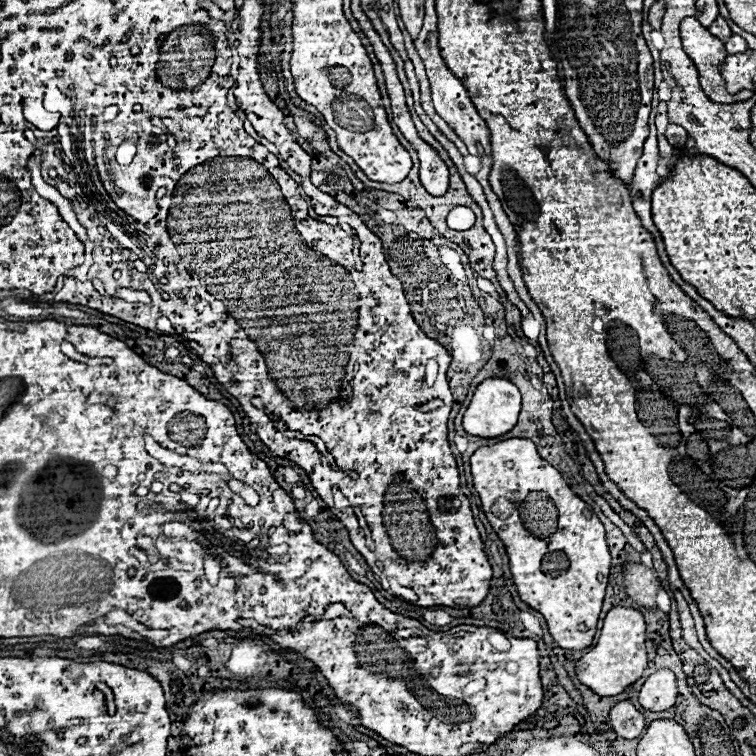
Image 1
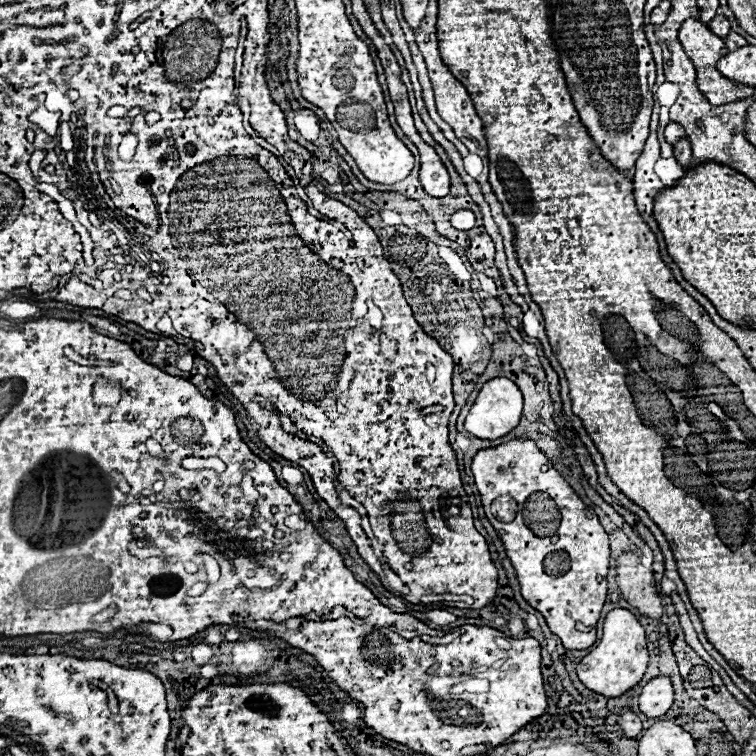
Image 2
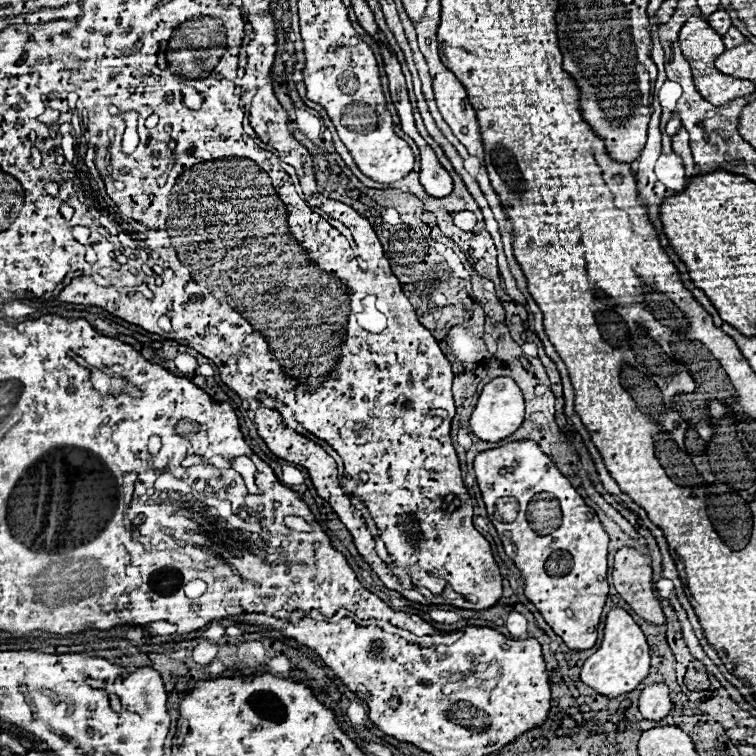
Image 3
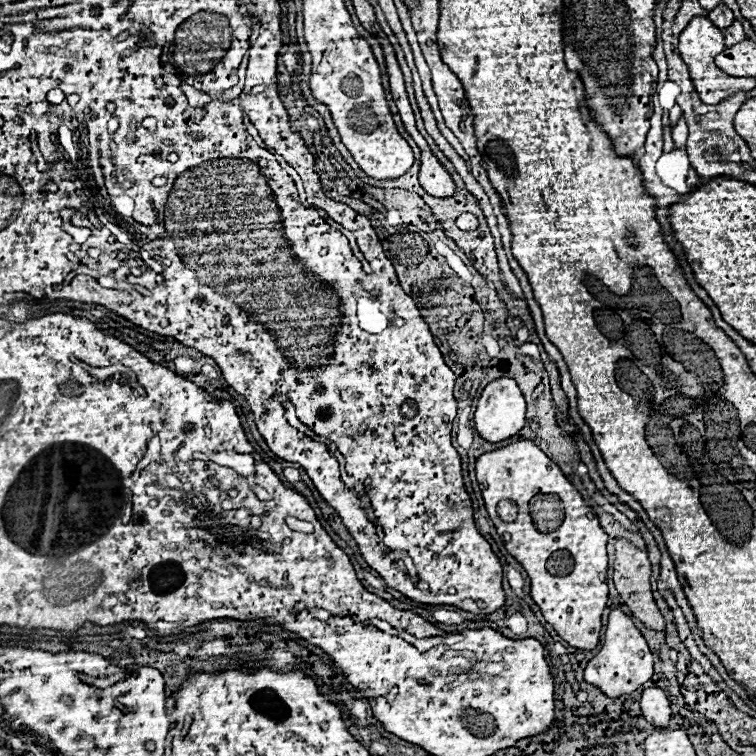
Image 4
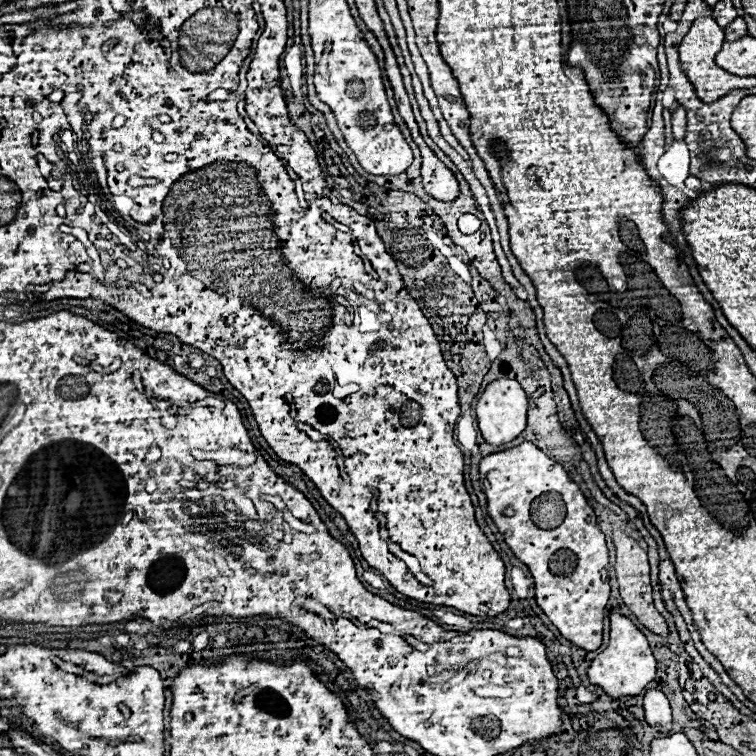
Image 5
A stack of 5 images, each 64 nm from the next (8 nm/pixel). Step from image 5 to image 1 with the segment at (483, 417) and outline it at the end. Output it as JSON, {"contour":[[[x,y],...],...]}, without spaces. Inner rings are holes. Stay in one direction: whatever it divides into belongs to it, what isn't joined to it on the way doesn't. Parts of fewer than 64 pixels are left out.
{"contour":[[[486,378],[484,382],[478,384],[478,388],[476,388],[466,412],[464,412],[462,428],[472,436],[496,438],[496,436],[510,432],[516,426],[518,414],[520,414],[520,392],[518,392],[518,388],[506,378]]]}

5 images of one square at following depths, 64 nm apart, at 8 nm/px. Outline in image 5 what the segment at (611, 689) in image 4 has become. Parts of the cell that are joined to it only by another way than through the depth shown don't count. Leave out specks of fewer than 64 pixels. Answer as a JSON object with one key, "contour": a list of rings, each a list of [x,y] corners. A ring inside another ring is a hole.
{"contour":[[[614,612],[610,614],[610,642],[604,652],[600,652],[588,666],[590,684],[600,686],[608,696],[636,696],[656,678],[656,660],[650,652],[646,636],[632,624],[630,618]]]}

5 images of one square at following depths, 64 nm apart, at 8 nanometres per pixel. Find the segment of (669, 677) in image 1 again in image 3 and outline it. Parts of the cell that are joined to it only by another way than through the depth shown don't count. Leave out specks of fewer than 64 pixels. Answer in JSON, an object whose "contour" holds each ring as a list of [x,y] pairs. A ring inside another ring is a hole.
{"contour":[[[660,682],[648,684],[642,690],[642,694],[640,694],[638,708],[640,708],[640,714],[646,720],[660,722],[662,718],[666,718],[668,712],[670,712],[670,708],[672,708],[672,700],[670,700],[668,686],[666,684],[660,684]]]}

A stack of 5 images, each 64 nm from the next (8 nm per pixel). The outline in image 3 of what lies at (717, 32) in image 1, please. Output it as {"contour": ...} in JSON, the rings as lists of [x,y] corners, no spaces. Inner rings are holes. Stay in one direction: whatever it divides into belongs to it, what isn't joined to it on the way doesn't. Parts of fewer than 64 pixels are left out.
{"contour":[[[720,8],[720,10],[716,10],[712,16],[710,16],[710,20],[708,20],[710,24],[712,24],[712,28],[720,34],[720,36],[724,36],[726,32],[728,32],[728,28],[732,26],[730,24],[730,16]]]}

